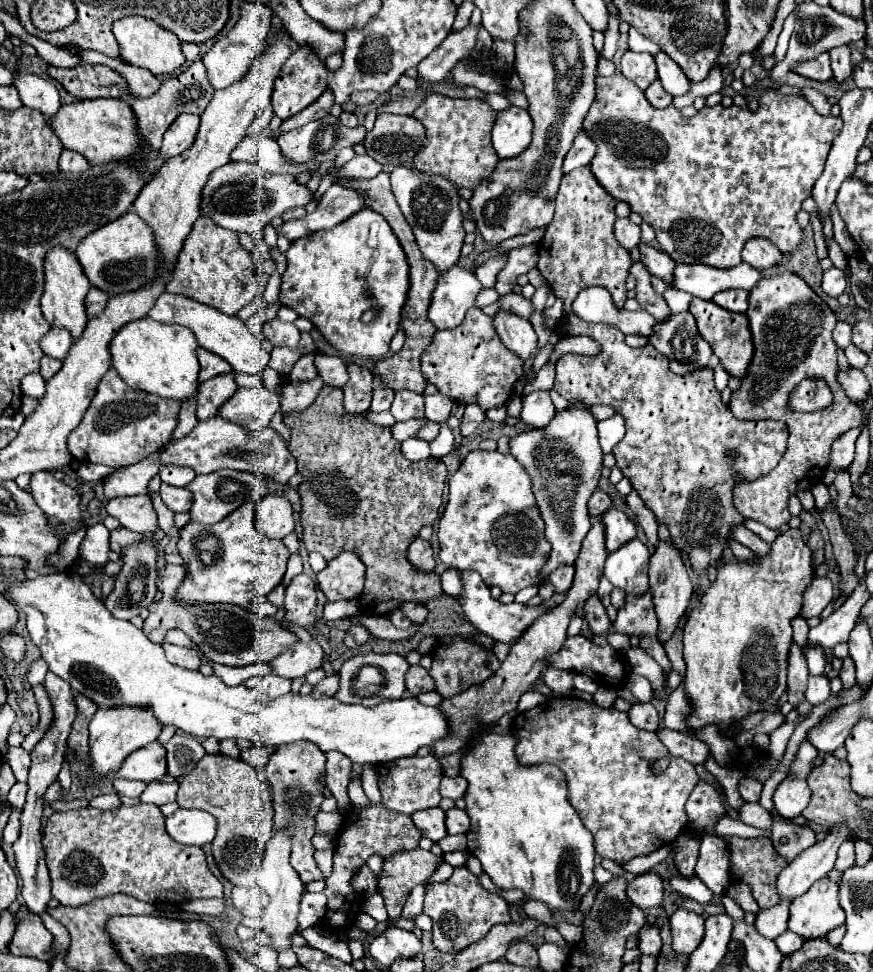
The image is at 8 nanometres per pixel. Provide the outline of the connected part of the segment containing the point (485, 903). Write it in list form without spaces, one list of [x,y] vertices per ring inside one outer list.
[[[454,868],[454,874],[440,884],[428,884],[424,898],[424,914],[428,914],[434,922],[432,944],[440,952],[460,952],[466,946],[478,942],[486,932],[498,924],[510,920],[508,902],[498,894],[490,894],[482,888],[480,880],[466,868]]]

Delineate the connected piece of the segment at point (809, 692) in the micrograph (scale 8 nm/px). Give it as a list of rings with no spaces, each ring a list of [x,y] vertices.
[[[810,676],[804,696],[806,696],[806,700],[808,700],[812,706],[824,702],[824,700],[830,696],[828,678],[826,678],[826,676]]]

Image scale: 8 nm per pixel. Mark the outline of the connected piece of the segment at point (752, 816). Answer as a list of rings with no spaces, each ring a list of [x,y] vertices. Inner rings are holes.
[[[742,804],[738,810],[740,822],[756,826],[756,828],[772,828],[772,818],[770,812],[764,810],[760,804]]]

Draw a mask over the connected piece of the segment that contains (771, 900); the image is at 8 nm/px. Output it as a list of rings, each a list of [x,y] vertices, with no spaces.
[[[724,836],[726,844],[728,844],[728,860],[730,860],[730,876],[738,882],[744,882],[746,886],[750,886],[754,900],[758,902],[760,908],[772,908],[774,904],[778,904],[780,894],[776,890],[776,878],[782,872],[782,868],[786,868],[786,858],[782,858],[774,846],[770,838],[740,838],[740,836]]]

